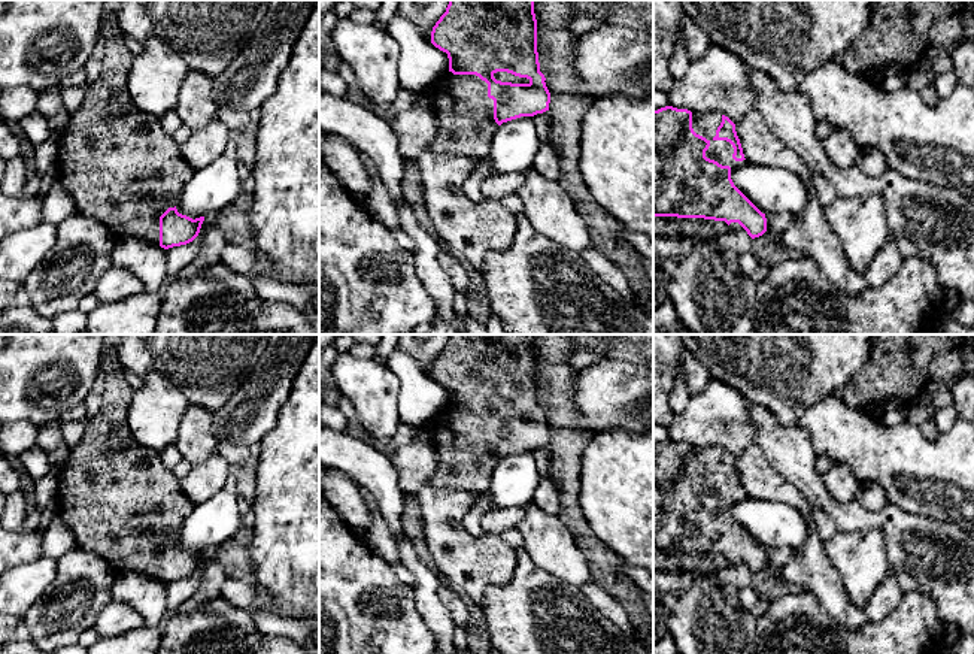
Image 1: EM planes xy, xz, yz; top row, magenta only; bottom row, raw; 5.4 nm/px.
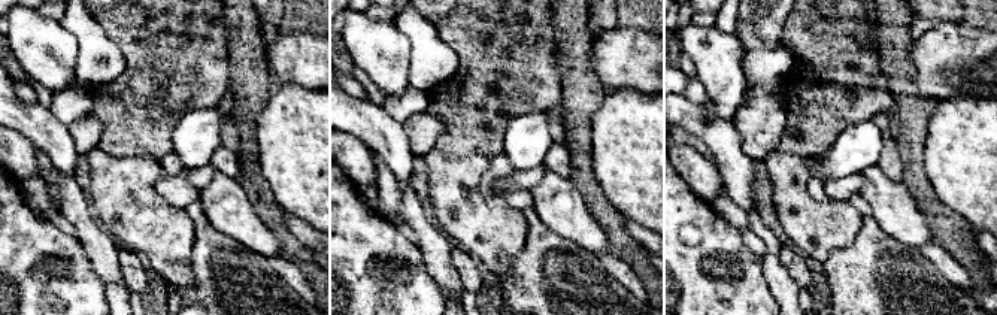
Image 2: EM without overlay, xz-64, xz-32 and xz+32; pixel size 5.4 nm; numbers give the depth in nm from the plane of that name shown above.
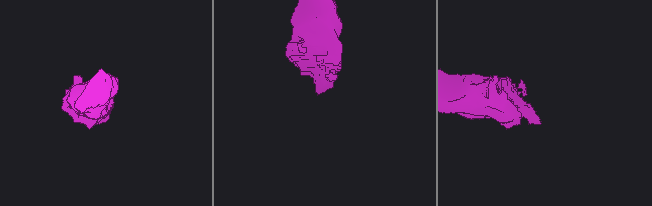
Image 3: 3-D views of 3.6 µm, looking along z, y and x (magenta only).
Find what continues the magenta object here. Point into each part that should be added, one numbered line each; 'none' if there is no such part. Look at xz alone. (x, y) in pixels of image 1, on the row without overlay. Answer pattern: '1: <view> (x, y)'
1: xz (503, 411)
2: xz (466, 454)

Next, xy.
1: xy (120, 500)

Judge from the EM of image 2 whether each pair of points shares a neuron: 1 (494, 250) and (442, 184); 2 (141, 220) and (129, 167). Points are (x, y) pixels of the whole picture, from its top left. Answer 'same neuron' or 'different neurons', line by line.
1: same neuron
2: same neuron

